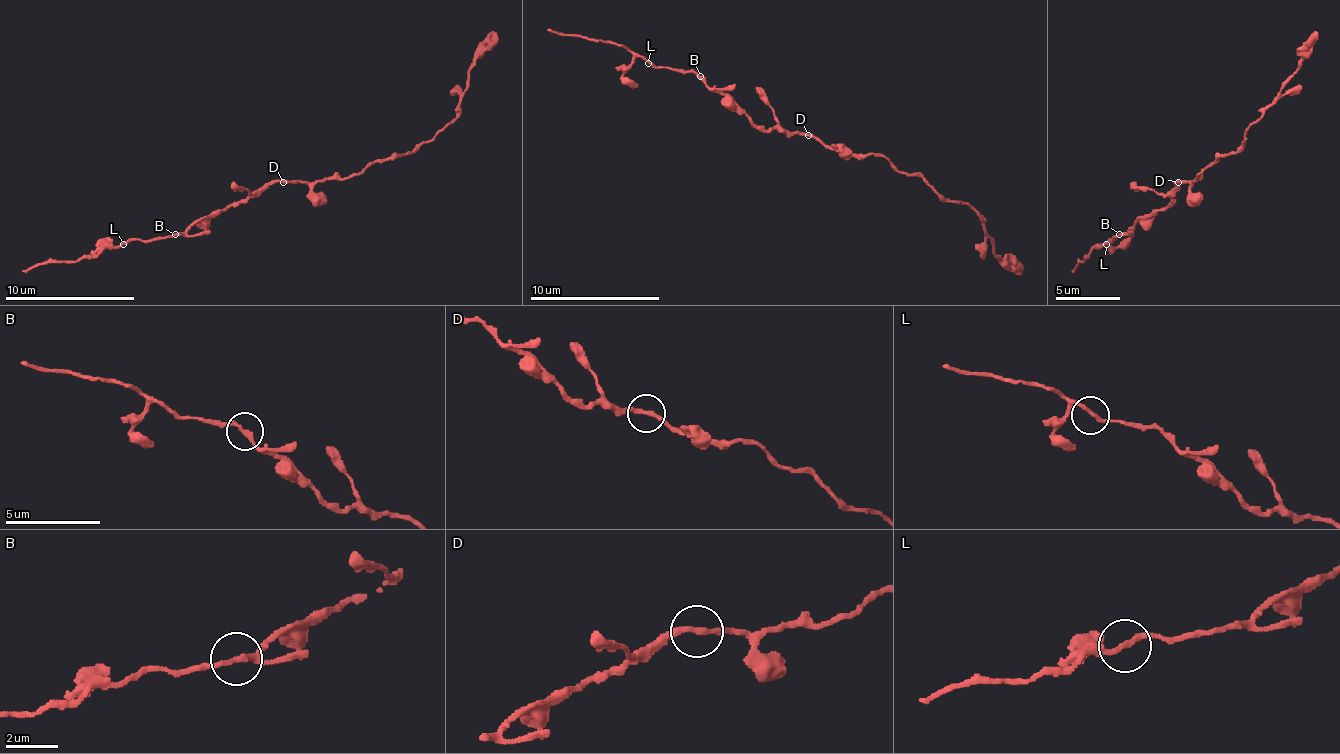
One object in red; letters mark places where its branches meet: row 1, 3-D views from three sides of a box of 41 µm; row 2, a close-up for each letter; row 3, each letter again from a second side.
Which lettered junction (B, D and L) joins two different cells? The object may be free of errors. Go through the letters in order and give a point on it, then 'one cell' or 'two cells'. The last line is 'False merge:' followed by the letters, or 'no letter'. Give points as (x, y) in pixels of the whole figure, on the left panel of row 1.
B: at (175, 234); one cell
D: at (283, 182); two cells
L: at (123, 244); one cell
False merge: D

